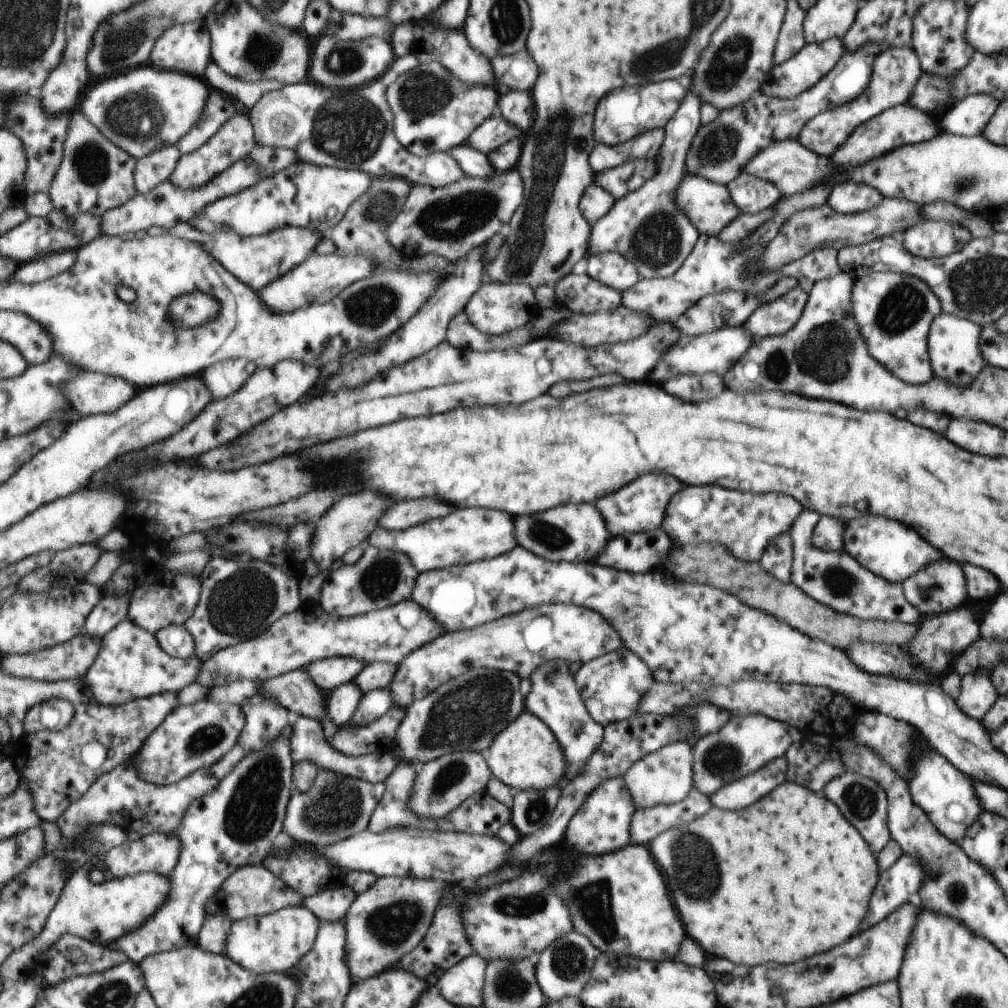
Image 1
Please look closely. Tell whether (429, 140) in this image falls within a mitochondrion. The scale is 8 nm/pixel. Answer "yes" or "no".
yes

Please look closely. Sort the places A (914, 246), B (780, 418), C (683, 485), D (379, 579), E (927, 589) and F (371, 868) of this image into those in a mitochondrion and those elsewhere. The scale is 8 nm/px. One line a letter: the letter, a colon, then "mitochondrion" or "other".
A: other
B: other
C: other
D: mitochondrion
E: mitochondrion
F: other

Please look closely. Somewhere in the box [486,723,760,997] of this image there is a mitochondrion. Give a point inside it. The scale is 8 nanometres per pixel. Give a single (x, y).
(696, 866)

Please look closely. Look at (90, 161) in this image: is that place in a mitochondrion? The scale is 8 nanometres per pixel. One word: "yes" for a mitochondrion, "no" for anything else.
yes

